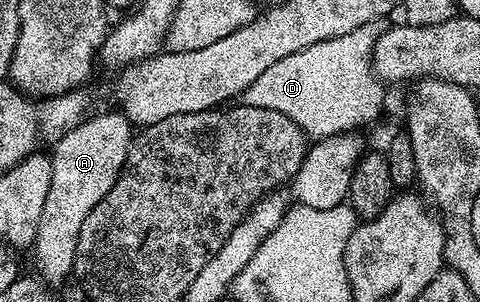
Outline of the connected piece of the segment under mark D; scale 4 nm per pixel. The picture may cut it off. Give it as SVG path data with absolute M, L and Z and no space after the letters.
M373 23L355 27L355 31L347 31L347 35L315 43L303 51L295 51L295 55L279 59L279 63L271 63L271 67L267 67L267 71L263 71L263 75L259 75L259 79L255 79L255 83L245 89L244 104L287 115L287 119L299 126L309 139L334 137L358 130L359 125L365 125L380 115L381 104L385 101L386 86L373 72L373 48L379 36L377 28Z

